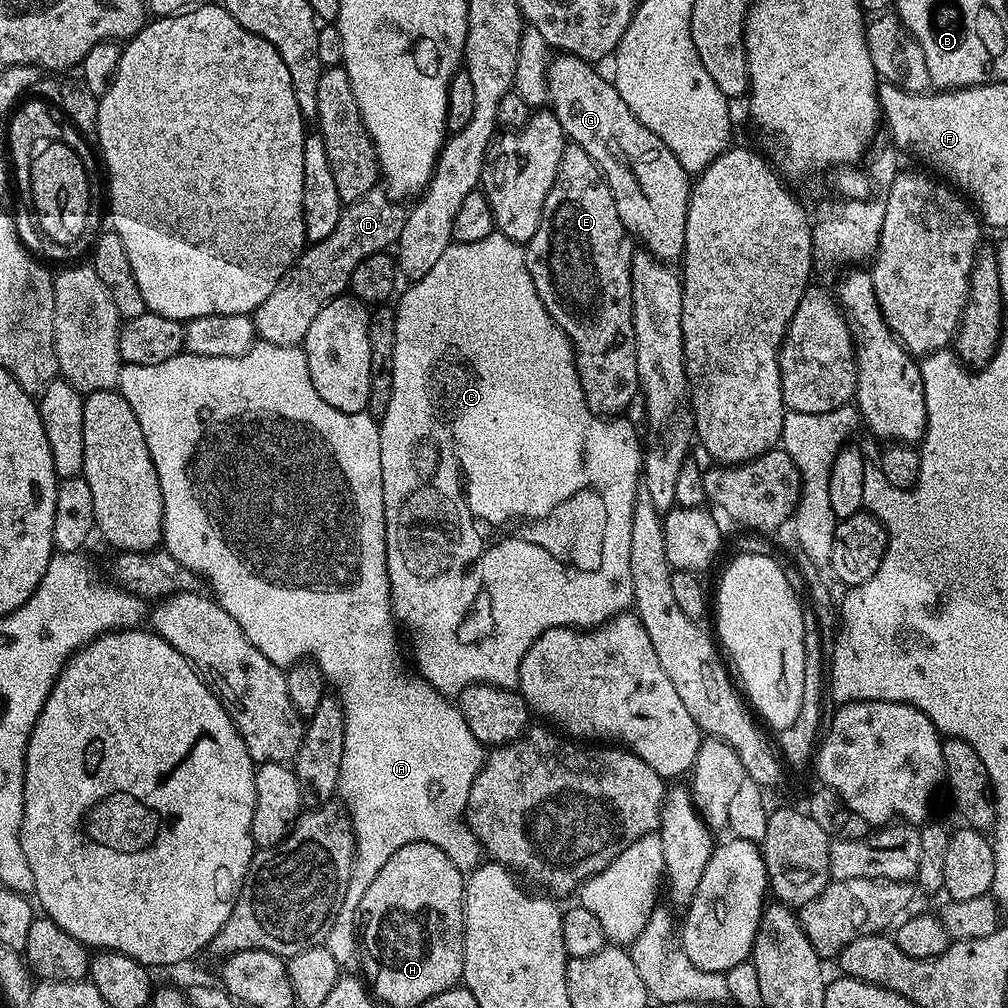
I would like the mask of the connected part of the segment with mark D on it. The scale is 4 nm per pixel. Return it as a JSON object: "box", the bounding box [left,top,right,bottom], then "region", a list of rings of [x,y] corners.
{"box":[252,186,405,348],"region":[[[380,186],[371,188],[364,199],[351,201],[341,211],[334,234],[309,243],[278,286],[274,286],[270,298],[256,308],[252,322],[257,337],[263,343],[274,346],[294,348],[303,345],[310,322],[318,318],[318,310],[322,310],[322,306],[329,304],[334,297],[345,295],[358,262],[395,245],[402,234],[405,215],[405,205],[393,200]]]}

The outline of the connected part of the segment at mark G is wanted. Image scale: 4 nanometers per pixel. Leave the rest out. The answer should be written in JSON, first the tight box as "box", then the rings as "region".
{"box":[547,55,693,262],"region":[[[553,55],[548,62],[547,103],[550,105],[550,110],[558,118],[565,137],[571,143],[582,146],[582,150],[586,150],[586,154],[590,154],[590,158],[594,158],[601,174],[604,175],[605,182],[614,194],[620,192],[620,152],[624,155],[624,160],[628,163],[629,170],[632,171],[632,180],[636,183],[632,192],[619,193],[618,196],[620,217],[625,230],[637,241],[640,239],[644,243],[641,245],[656,259],[665,262],[679,261],[684,255],[686,214],[688,213],[688,203],[692,197],[693,181],[690,179],[690,174],[684,169],[682,162],[678,162],[678,158],[674,158],[674,154],[668,149],[666,142],[662,142],[662,138],[658,138],[658,134],[646,130],[646,126],[642,126],[642,122],[638,122],[638,118],[634,118],[630,106],[626,106],[626,102],[622,102],[622,94],[618,94],[615,83],[609,77],[607,80],[602,73],[595,72],[592,68],[595,67],[589,61],[577,56]]]}

